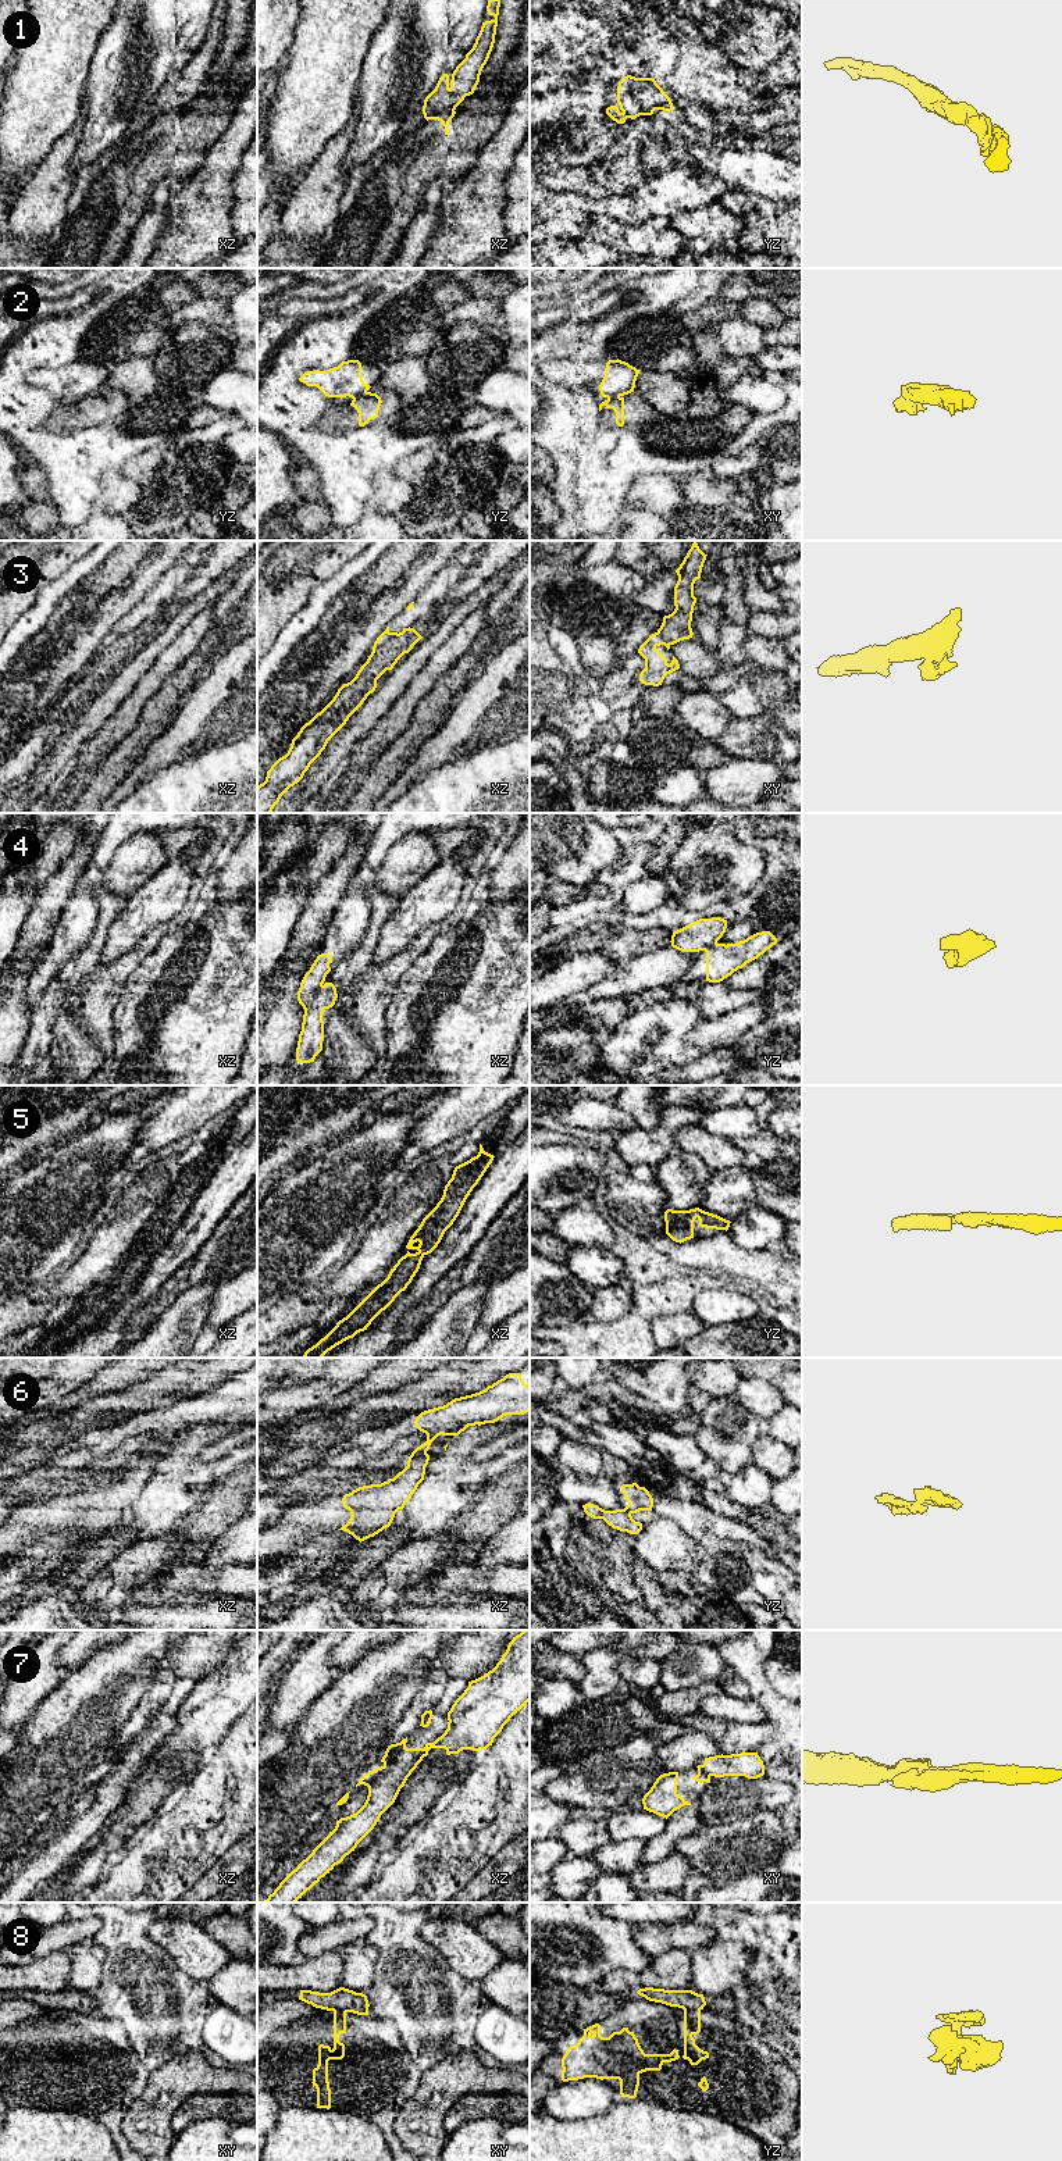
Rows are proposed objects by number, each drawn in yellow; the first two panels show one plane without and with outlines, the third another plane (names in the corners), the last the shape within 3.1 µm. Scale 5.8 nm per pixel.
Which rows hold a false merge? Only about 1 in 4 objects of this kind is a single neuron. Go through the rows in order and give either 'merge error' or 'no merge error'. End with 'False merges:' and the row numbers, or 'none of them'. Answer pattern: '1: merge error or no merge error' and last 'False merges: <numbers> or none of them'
1: no merge error
2: merge error
3: merge error
4: merge error
5: no merge error
6: merge error
7: merge error
8: merge error
False merges: 2, 3, 4, 6, 7, 8

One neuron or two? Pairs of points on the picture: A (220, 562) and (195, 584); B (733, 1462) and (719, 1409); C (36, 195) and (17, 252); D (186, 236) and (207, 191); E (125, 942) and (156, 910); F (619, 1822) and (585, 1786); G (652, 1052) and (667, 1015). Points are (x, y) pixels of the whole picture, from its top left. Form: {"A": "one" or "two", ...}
{"A": "one", "B": "one", "C": "two", "D": "one", "E": "one", "F": "two", "G": "one"}

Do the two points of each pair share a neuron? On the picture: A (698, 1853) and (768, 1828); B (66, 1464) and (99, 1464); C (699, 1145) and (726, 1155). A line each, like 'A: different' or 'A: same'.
A: same
B: different
C: same

